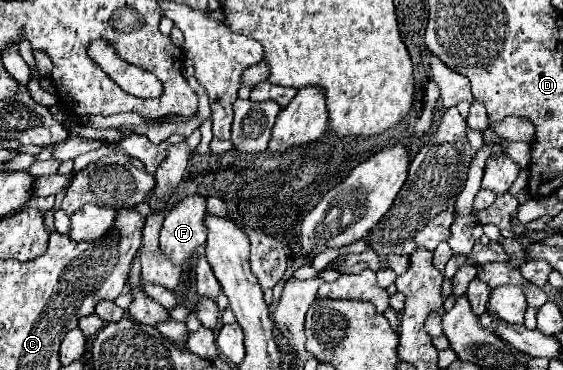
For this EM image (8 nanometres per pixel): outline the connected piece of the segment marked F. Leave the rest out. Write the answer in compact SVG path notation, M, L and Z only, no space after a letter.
M188 195L164 217L160 229L160 249L174 263L182 265L206 243L206 197Z

